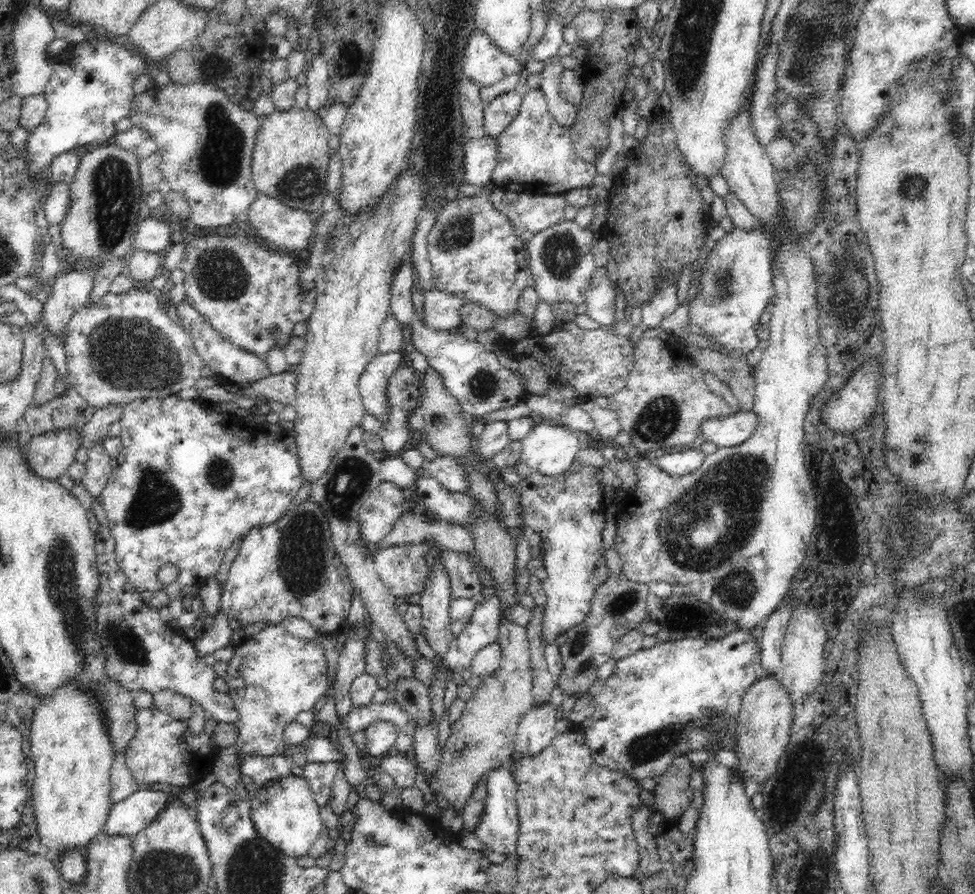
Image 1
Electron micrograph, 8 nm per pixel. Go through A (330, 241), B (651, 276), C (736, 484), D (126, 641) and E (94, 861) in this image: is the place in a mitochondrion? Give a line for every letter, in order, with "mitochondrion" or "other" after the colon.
A: mitochondrion
B: mitochondrion
C: mitochondrion
D: mitochondrion
E: other

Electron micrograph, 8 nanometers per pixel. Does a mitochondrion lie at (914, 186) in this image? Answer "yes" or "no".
yes

